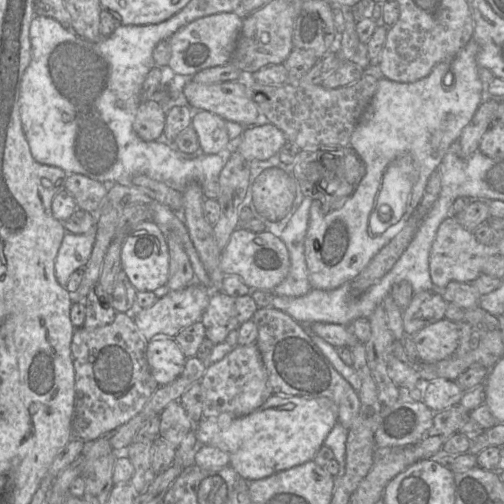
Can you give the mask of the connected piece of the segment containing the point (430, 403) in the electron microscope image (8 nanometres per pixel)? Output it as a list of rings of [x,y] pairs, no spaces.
[[[438,379],[424,383],[423,403],[433,412],[441,412],[460,404],[463,394],[456,381]]]

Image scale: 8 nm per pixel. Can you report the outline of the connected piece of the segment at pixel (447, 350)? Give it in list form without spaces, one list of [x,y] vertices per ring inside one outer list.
[[[446,318],[409,335],[416,345],[421,359],[435,363],[449,357],[459,343],[457,323]]]

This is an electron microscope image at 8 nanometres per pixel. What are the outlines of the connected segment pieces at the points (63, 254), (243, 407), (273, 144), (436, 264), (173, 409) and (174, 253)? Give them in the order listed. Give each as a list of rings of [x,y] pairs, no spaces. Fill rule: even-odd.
[[[96,225],[84,234],[66,232],[55,260],[55,277],[62,287],[66,287],[71,274],[85,268],[95,244]]]
[[[255,343],[235,346],[223,359],[208,365],[199,382],[204,397],[203,418],[217,417],[221,413],[230,413],[234,417],[248,415],[273,394],[268,372]]]
[[[271,123],[246,127],[240,140],[232,141],[232,148],[247,161],[264,161],[277,155],[287,142],[283,132]]]
[[[455,216],[447,217],[439,226],[429,256],[430,276],[435,289],[445,287],[451,281],[473,282],[482,274],[485,262],[494,255],[499,254],[496,244],[484,245],[477,241],[473,232],[463,228]]]
[[[174,400],[161,413],[159,436],[178,447],[194,425],[180,401]]]
[[[173,235],[166,237],[169,249],[169,278],[166,288],[169,291],[181,290],[195,281],[189,257],[180,241]]]

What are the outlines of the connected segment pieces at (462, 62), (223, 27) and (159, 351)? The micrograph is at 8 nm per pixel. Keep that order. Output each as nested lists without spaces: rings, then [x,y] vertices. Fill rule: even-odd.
[[[471,39],[455,56],[449,60],[444,60],[436,64],[431,72],[420,80],[412,83],[402,83],[389,80],[385,77],[378,79],[377,89],[368,107],[353,130],[349,143],[365,163],[366,173],[364,177],[359,183],[357,189],[350,196],[344,196],[331,205],[329,203],[322,203],[317,199],[313,199],[311,203],[308,230],[305,239],[305,260],[312,289],[332,290],[340,287],[341,285],[351,281],[356,276],[358,276],[368,265],[370,260],[403,229],[405,222],[418,208],[423,198],[429,176],[439,167],[449,146],[454,141],[459,140],[462,130],[470,122],[481,102],[484,101],[484,87],[479,78],[479,66],[476,61],[477,53],[478,44],[474,39]],[[448,72],[451,72],[454,76],[452,79],[453,82],[451,87],[446,87],[443,80],[444,76]]]
[[[221,12],[198,18],[176,31],[169,39],[171,56],[168,67],[175,74],[191,78],[197,72],[231,60],[242,28],[243,18],[235,12]]]
[[[154,337],[148,341],[146,358],[158,386],[170,384],[177,379],[187,360],[175,337]]]

